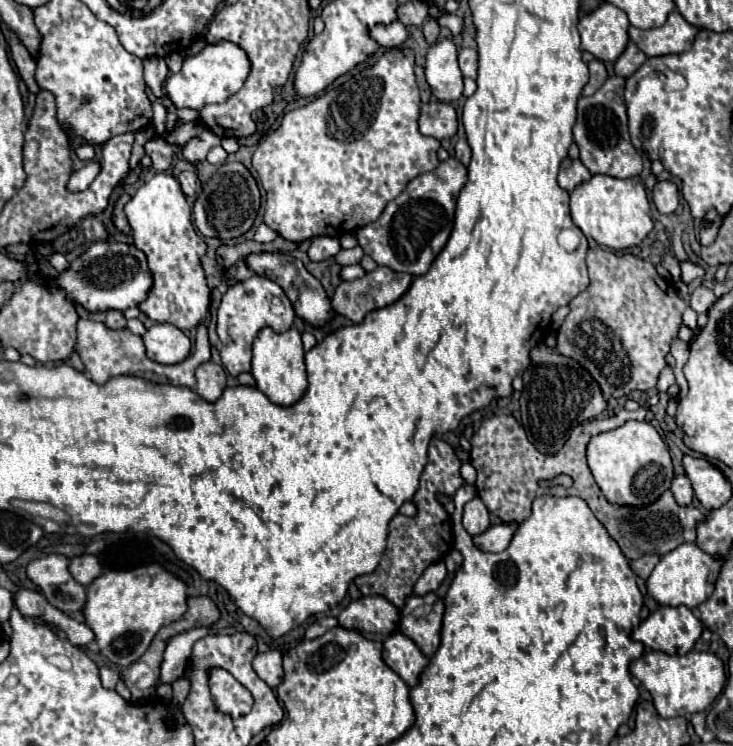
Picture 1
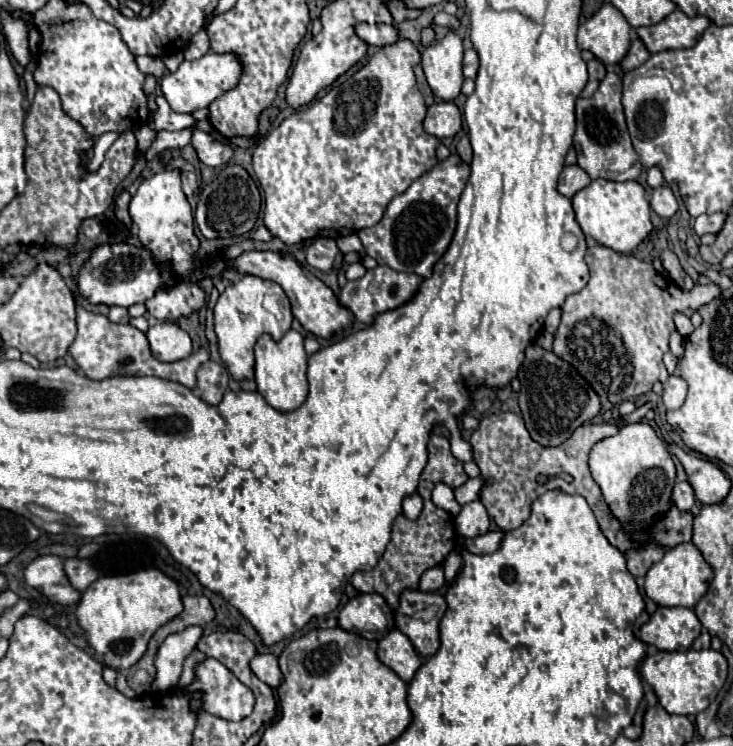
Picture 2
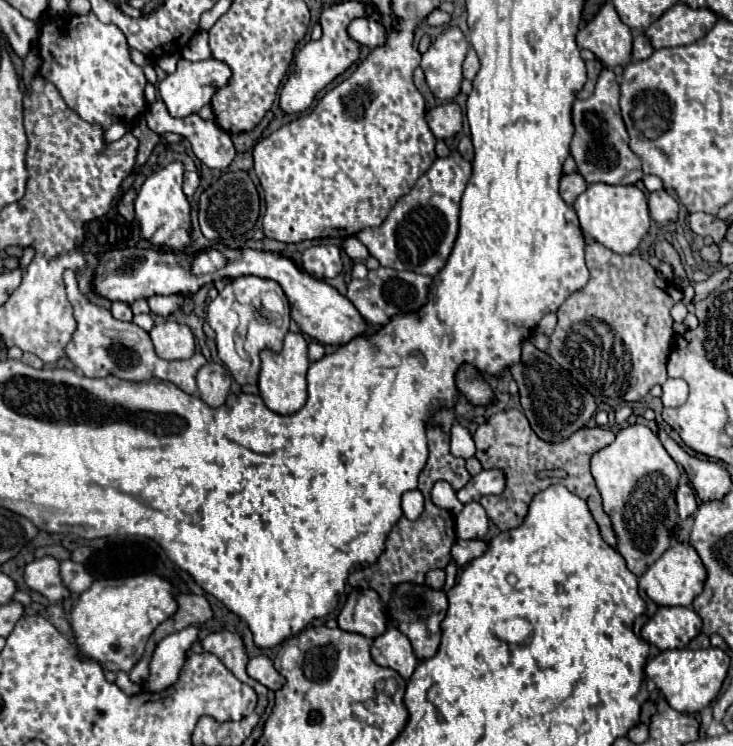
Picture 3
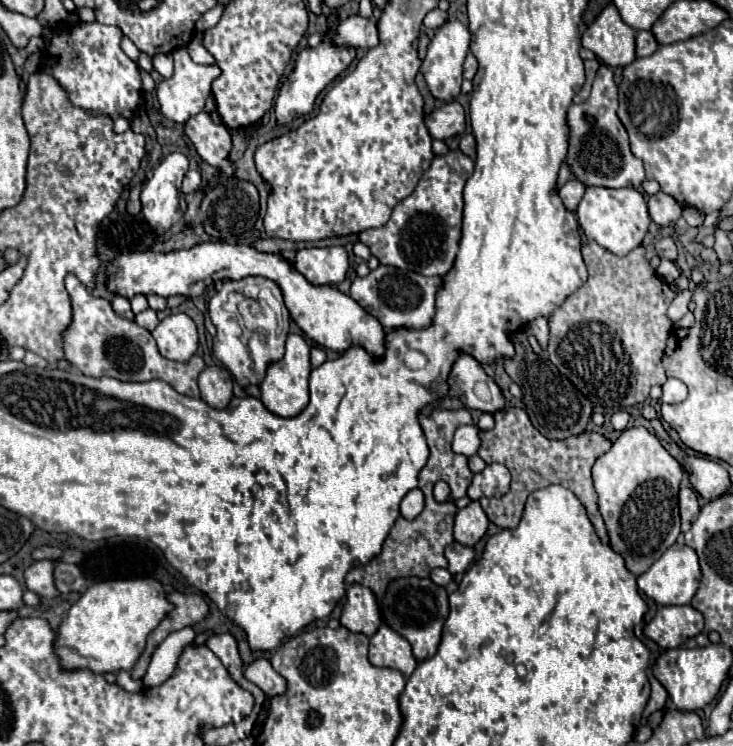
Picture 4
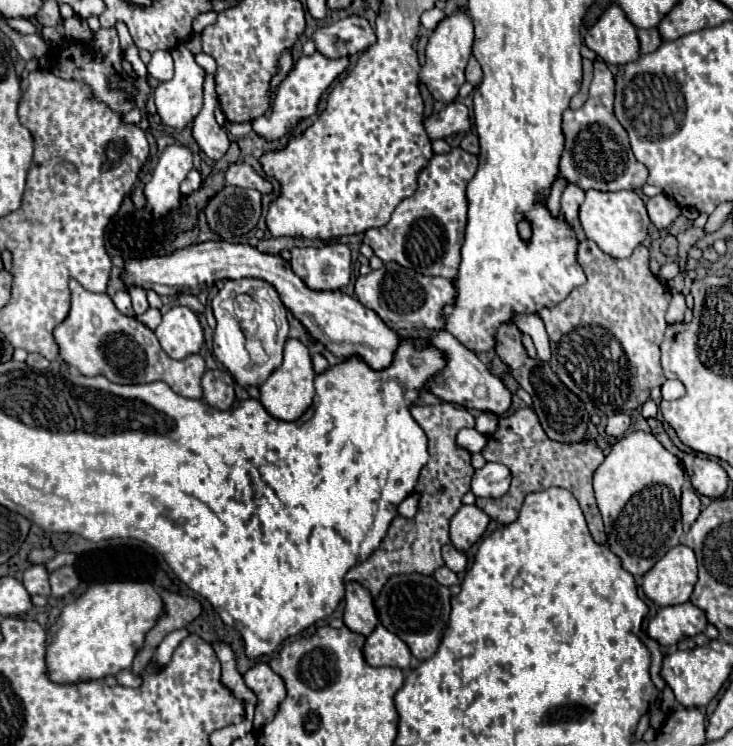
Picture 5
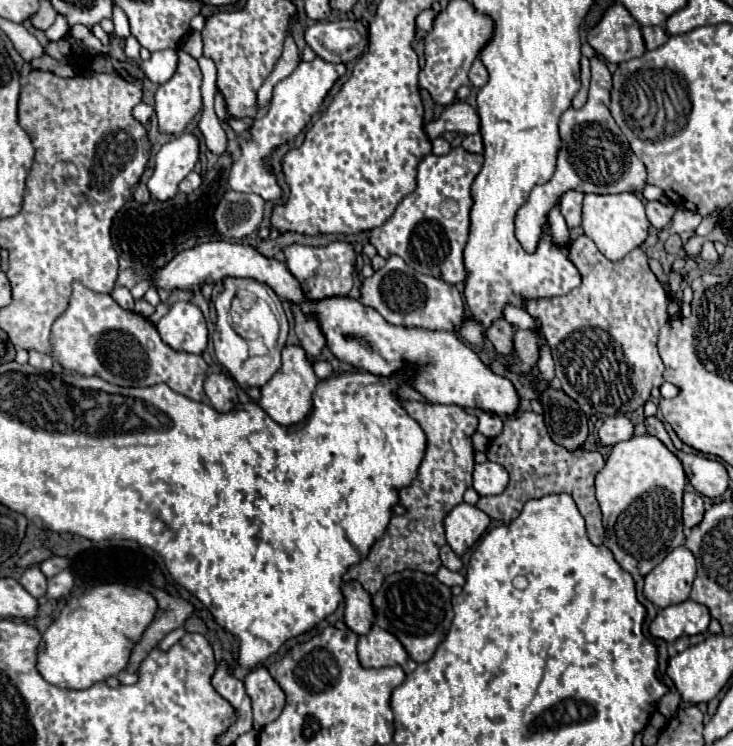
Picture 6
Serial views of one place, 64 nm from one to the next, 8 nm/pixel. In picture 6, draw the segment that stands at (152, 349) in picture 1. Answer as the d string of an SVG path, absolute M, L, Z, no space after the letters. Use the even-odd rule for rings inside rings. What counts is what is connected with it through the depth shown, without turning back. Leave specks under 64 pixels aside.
M176 302L156 328L162 340L174 350L202 354L208 346L206 318L194 302Z

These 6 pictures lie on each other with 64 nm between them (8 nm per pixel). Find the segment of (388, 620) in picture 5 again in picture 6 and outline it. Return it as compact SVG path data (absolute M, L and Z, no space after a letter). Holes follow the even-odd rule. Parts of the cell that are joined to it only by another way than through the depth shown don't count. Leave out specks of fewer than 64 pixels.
M404 570L388 576L382 588L372 596L376 624L386 632L392 632L400 640L408 656L418 664L428 662L434 656L438 644L448 634L448 628L454 618L450 600L452 600L450 588L436 580L434 574L414 570Z

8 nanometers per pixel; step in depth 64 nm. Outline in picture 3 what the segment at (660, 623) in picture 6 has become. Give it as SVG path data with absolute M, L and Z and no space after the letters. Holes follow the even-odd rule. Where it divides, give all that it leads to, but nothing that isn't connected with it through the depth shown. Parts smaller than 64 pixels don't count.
M662 606L642 628L642 638L660 650L686 648L702 630L700 616L686 606Z

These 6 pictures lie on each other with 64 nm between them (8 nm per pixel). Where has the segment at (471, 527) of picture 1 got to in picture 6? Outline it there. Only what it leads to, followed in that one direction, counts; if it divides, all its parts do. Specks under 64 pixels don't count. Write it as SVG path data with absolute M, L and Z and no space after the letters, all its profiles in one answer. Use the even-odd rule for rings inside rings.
M462 502L452 508L452 512L448 512L448 516L444 518L446 542L456 552L456 556L462 556L480 540L488 524L490 518L480 508Z

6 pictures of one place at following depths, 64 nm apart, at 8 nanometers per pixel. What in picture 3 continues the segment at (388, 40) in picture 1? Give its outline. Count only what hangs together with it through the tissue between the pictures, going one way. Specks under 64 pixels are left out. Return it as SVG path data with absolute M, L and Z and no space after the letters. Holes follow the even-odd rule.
M354 18L346 30L354 42L371 49L382 46L386 42L386 28L382 24L378 24L376 20Z

